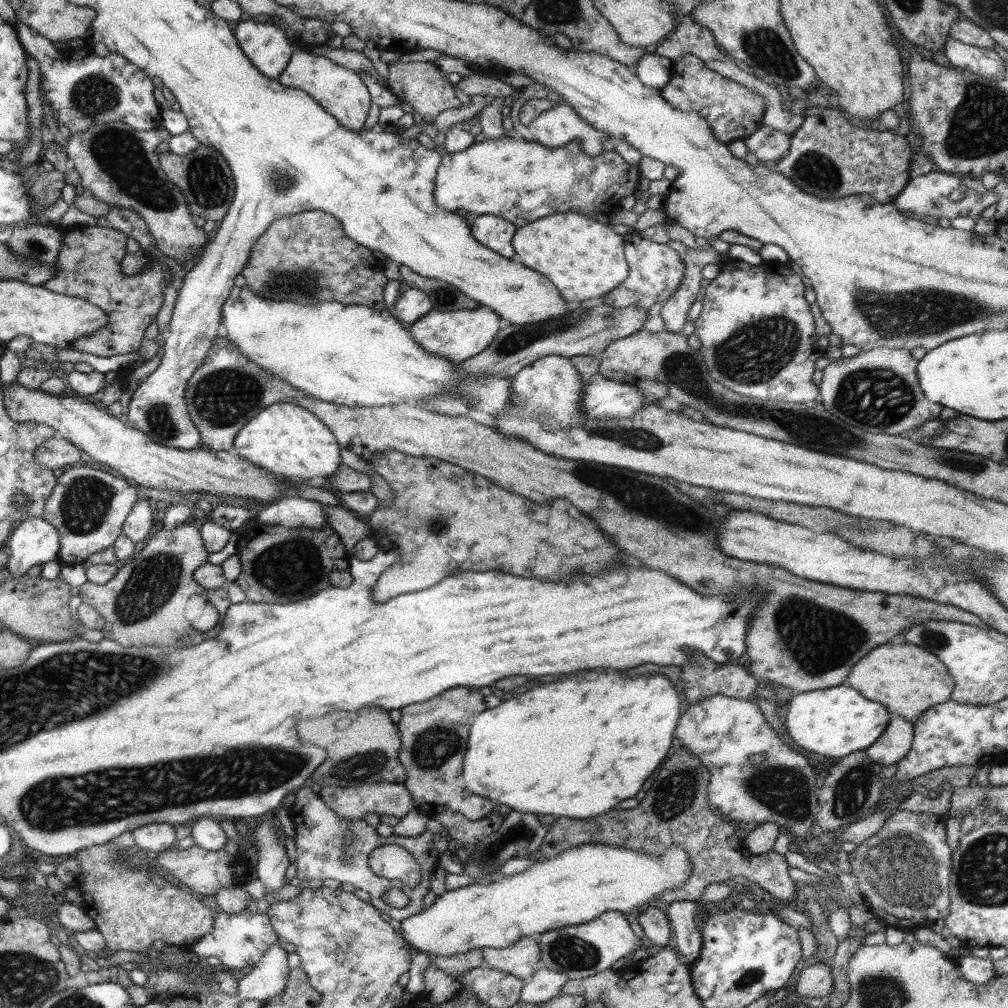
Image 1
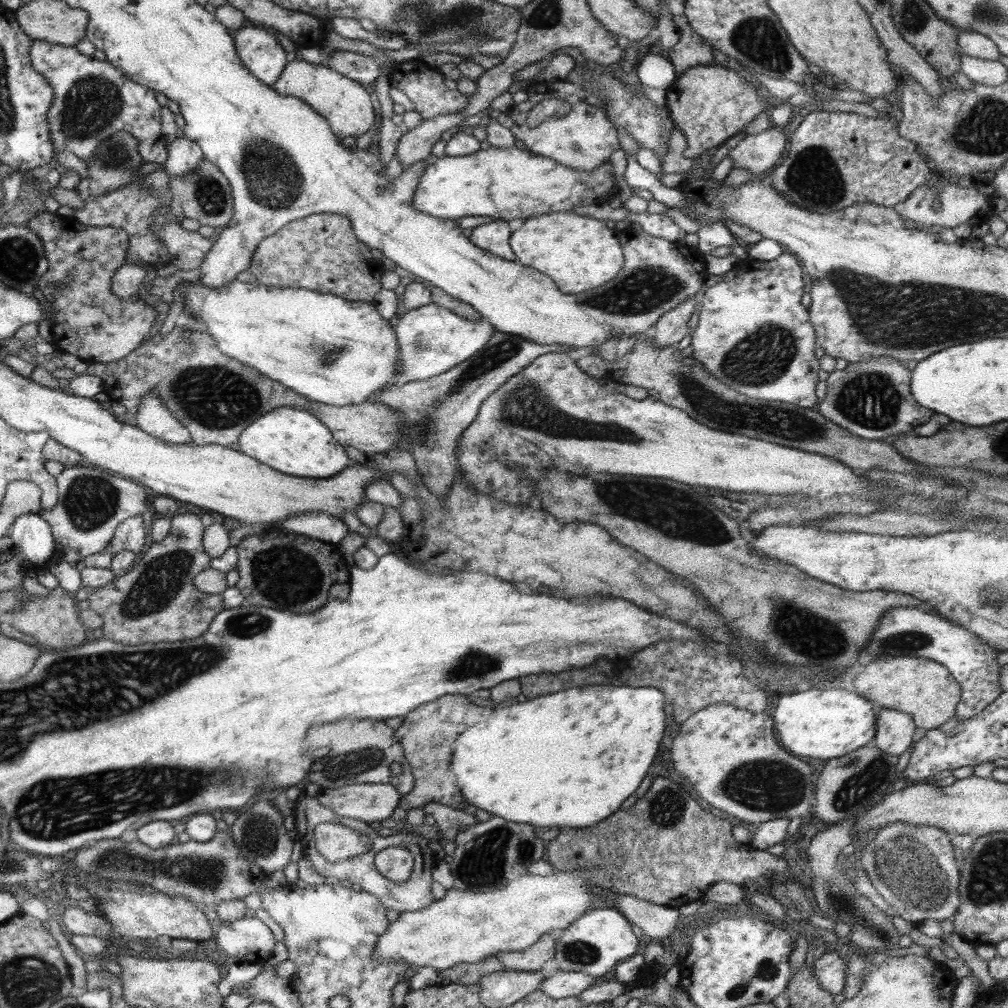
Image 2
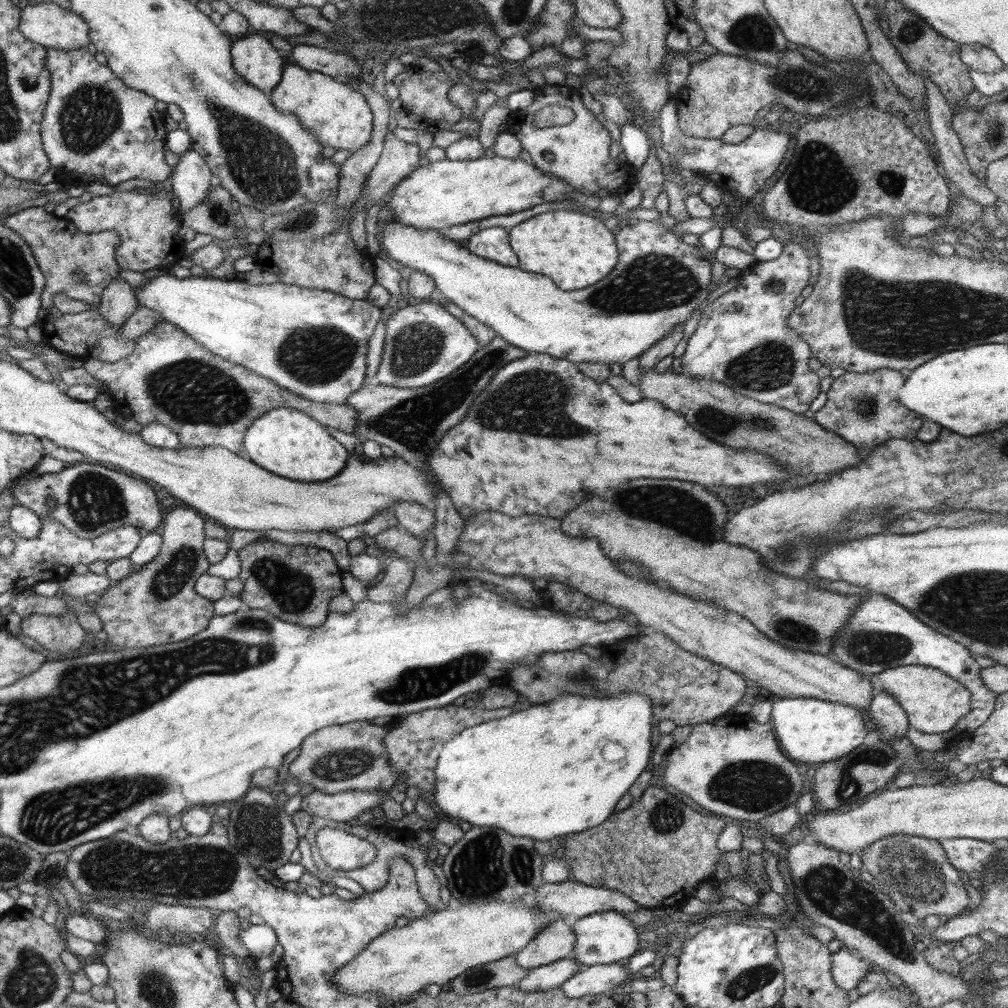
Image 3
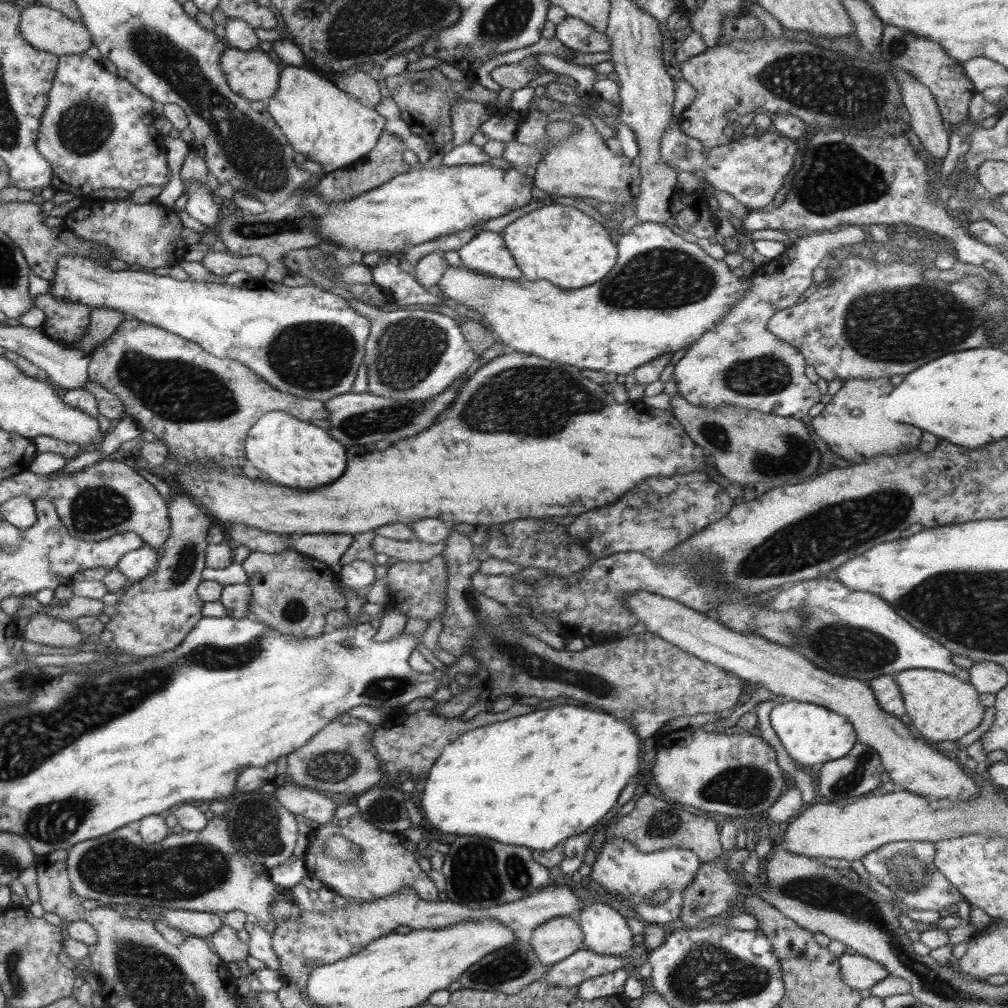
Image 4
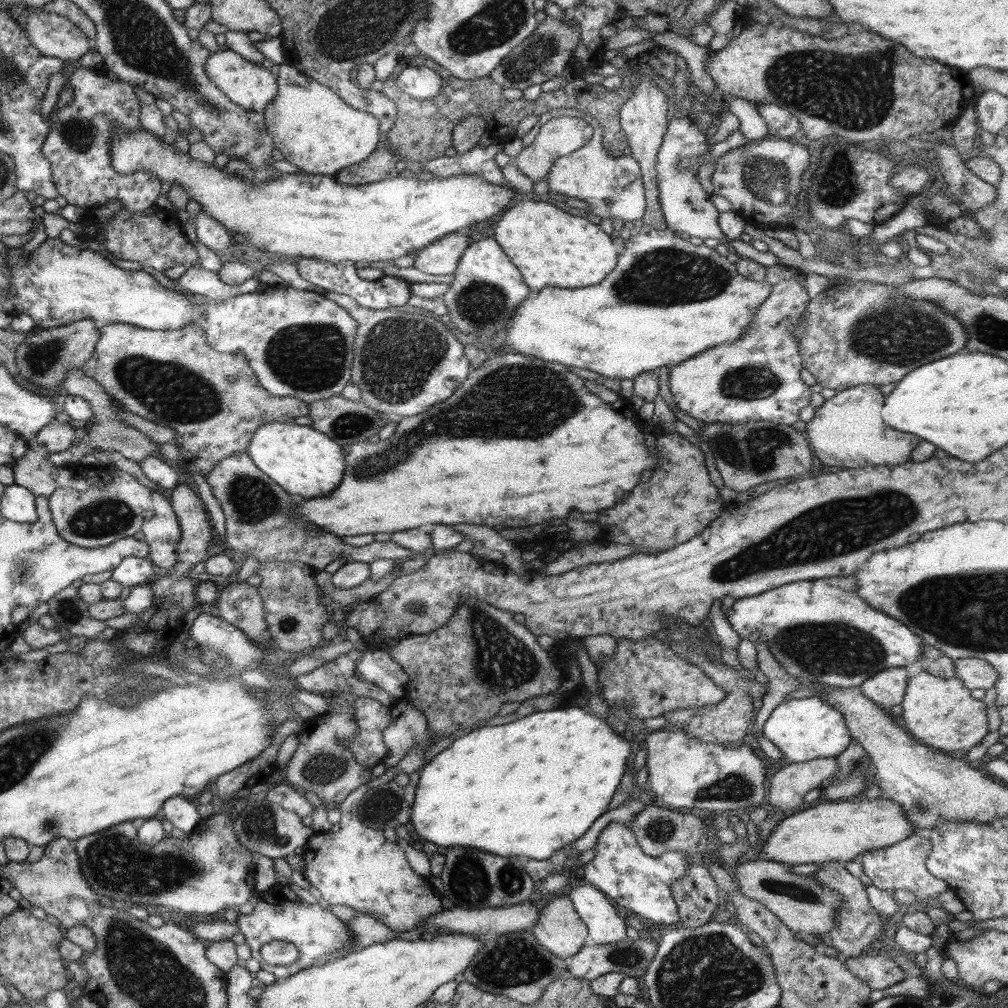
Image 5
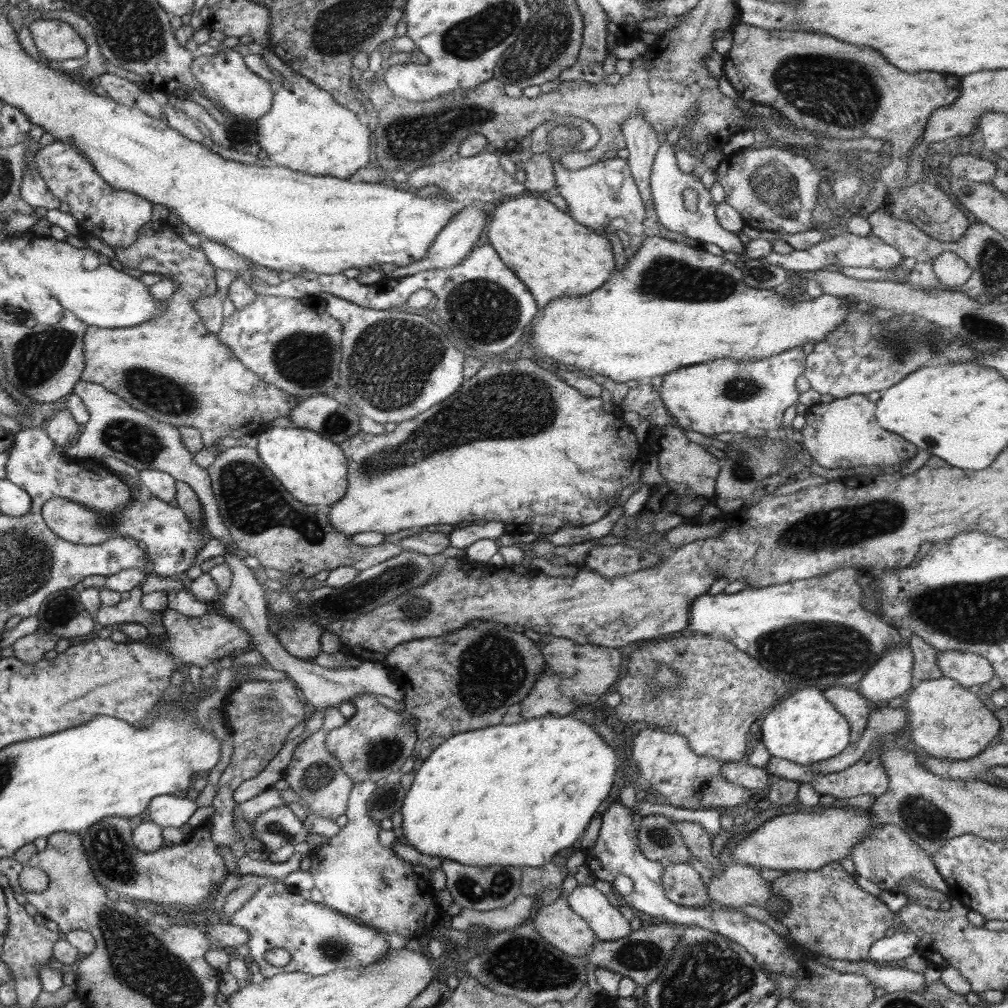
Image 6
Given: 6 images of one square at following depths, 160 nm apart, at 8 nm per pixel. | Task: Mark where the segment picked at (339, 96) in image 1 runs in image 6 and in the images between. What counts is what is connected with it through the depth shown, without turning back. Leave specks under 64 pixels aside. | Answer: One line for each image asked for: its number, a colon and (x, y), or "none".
2: (347, 106)
3: (340, 117)
4: (328, 126)
5: (315, 130)
6: (307, 129)

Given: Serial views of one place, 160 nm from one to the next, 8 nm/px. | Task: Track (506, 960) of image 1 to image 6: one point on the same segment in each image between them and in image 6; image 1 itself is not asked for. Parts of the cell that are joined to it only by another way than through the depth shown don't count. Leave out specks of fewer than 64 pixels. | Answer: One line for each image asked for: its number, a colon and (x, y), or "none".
2: (531, 959)
3: (557, 941)
4: (558, 938)
5: (560, 930)
6: (558, 924)

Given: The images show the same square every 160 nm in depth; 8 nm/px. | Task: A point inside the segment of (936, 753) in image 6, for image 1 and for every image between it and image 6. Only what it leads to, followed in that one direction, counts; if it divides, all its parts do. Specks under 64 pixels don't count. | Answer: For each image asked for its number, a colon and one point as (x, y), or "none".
1: (907, 679)
2: (923, 688)
3: (934, 702)
4: (942, 707)
5: (939, 712)

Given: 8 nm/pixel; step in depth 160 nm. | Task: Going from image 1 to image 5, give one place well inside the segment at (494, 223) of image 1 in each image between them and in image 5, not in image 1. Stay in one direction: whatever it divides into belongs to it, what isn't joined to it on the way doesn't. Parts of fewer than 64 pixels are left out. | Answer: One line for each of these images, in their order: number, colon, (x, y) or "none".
2: (494, 237)
3: (492, 243)
4: (486, 253)
5: (487, 289)

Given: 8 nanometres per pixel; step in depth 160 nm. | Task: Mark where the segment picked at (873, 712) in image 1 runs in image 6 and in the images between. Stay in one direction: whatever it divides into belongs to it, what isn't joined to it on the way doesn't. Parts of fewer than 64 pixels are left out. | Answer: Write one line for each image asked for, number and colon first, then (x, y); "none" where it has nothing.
2: (827, 723)
3: (810, 731)
4: (811, 734)
5: (803, 728)
6: (805, 728)

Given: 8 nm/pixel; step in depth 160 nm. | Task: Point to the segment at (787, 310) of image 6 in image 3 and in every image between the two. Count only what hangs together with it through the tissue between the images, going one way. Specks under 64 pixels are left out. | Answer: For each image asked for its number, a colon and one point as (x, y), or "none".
3: (659, 280)
4: (663, 293)
5: (667, 300)

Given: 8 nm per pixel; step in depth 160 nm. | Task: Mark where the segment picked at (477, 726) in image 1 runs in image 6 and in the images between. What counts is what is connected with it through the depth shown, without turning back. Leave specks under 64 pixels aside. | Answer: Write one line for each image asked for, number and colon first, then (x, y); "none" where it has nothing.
2: (570, 759)
3: (539, 772)
4: (536, 780)
5: (504, 789)
6: (497, 795)

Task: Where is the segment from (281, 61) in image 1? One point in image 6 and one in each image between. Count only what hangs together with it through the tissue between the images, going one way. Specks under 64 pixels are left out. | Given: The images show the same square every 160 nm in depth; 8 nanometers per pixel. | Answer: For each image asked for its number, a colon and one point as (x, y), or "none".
2: (260, 52)
3: (255, 59)
4: (252, 74)
5: (251, 86)
6: (225, 78)

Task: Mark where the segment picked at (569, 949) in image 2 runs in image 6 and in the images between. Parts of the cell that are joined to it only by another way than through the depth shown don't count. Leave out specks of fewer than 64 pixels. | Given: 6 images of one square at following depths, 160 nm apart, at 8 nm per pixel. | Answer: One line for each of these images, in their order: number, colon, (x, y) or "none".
3: (601, 938)
4: (606, 932)
5: (594, 908)
6: (608, 924)

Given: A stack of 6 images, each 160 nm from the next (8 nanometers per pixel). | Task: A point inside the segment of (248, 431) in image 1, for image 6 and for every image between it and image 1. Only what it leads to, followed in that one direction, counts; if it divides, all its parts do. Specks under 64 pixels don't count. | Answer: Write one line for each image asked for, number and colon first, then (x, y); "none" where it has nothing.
2: (290, 440)
3: (284, 441)
4: (294, 453)
5: (305, 462)
6: (313, 469)

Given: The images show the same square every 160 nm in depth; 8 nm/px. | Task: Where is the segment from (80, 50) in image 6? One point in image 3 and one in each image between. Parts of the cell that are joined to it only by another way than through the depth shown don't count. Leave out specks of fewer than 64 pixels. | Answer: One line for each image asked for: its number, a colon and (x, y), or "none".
3: (48, 24)
4: (47, 29)
5: (53, 35)

